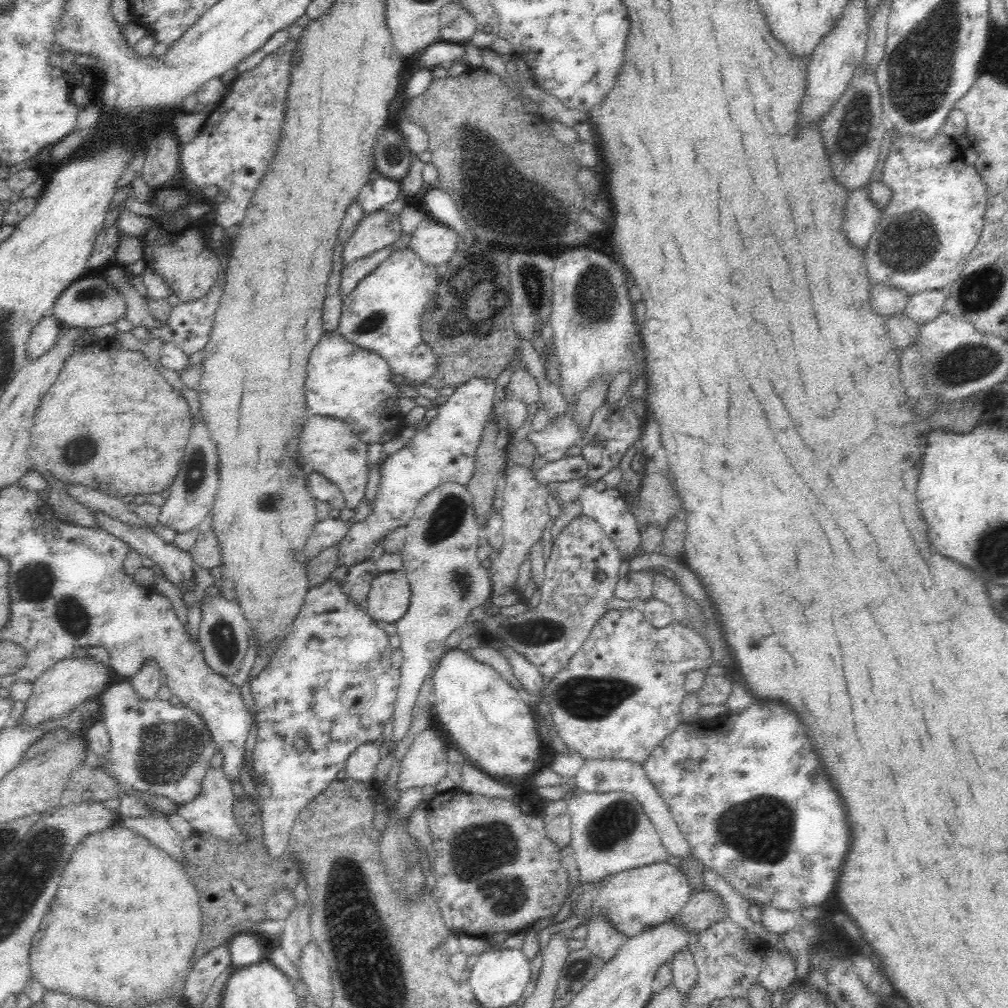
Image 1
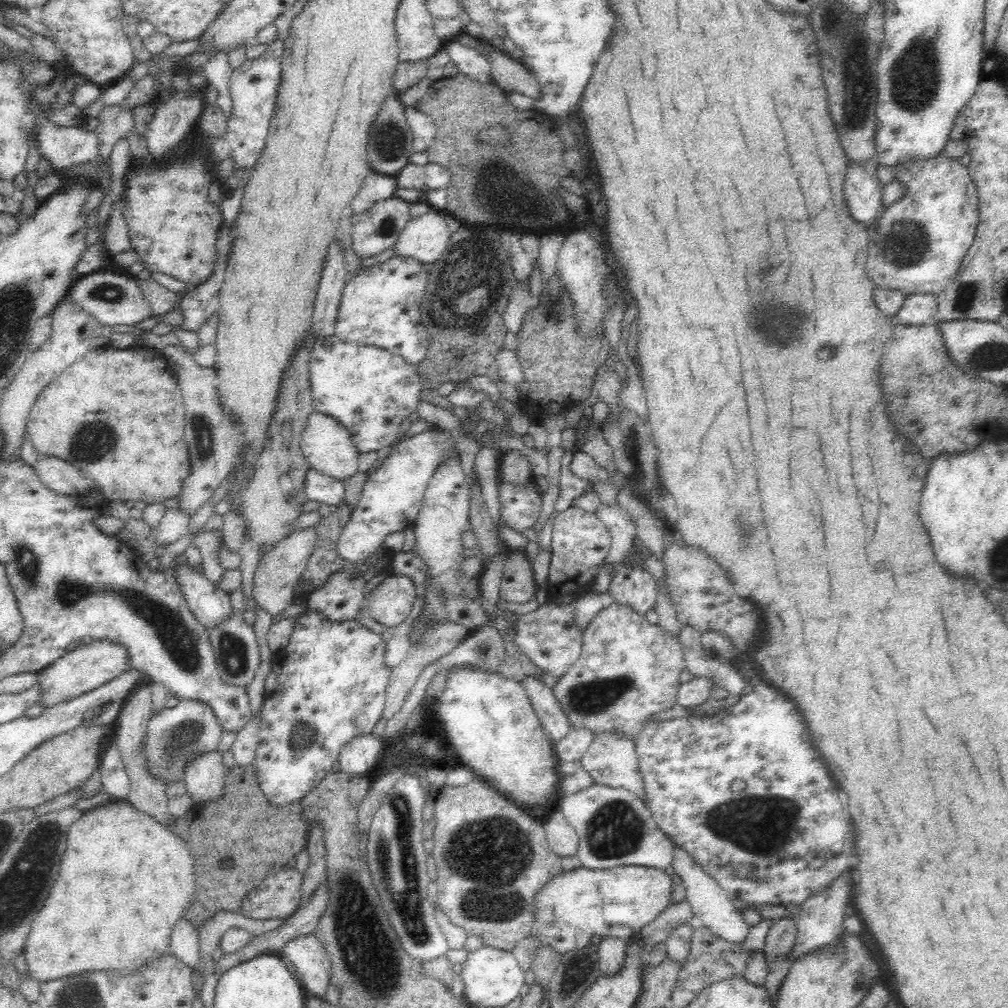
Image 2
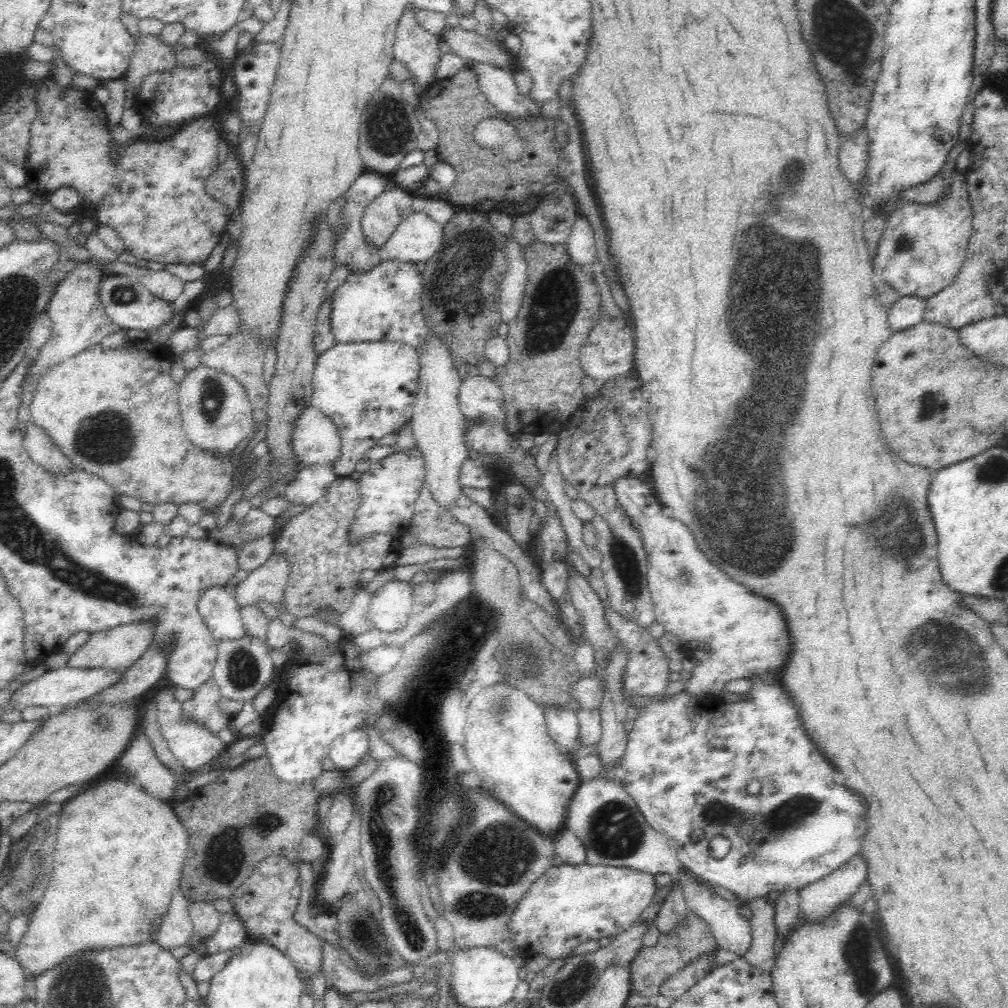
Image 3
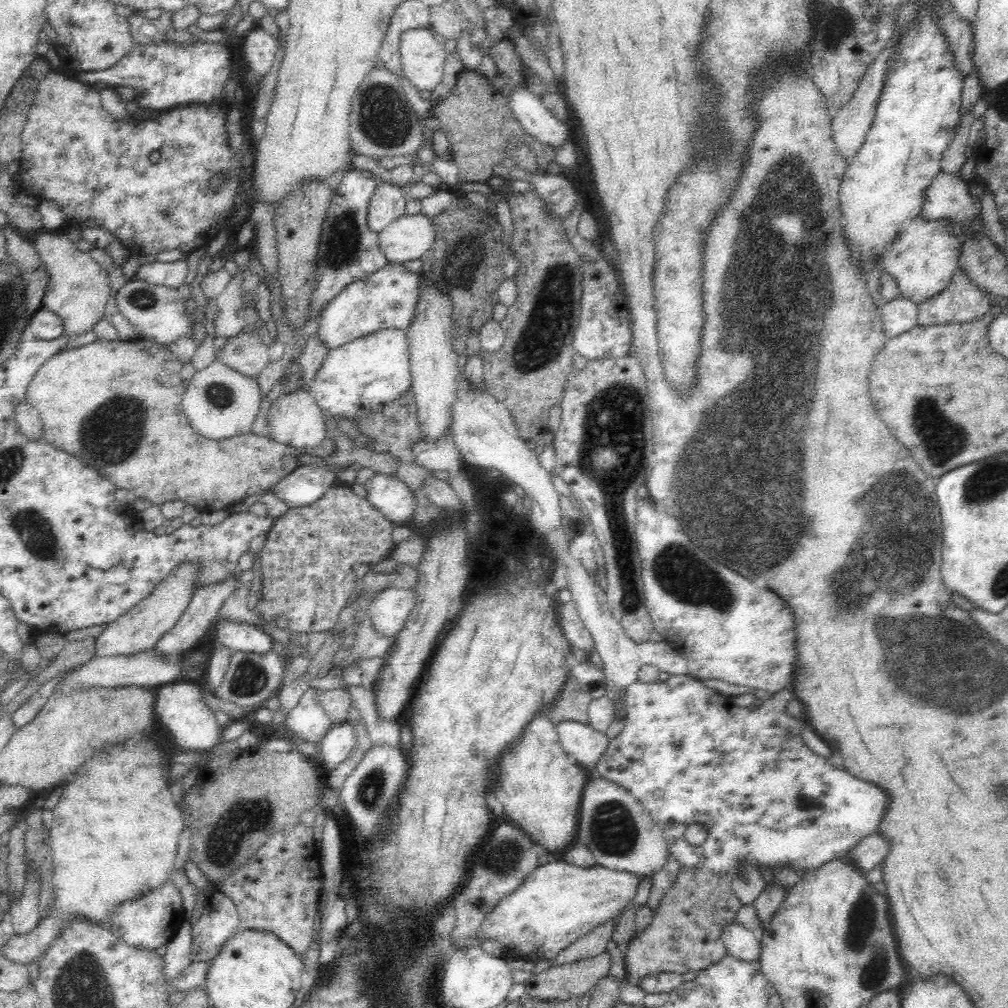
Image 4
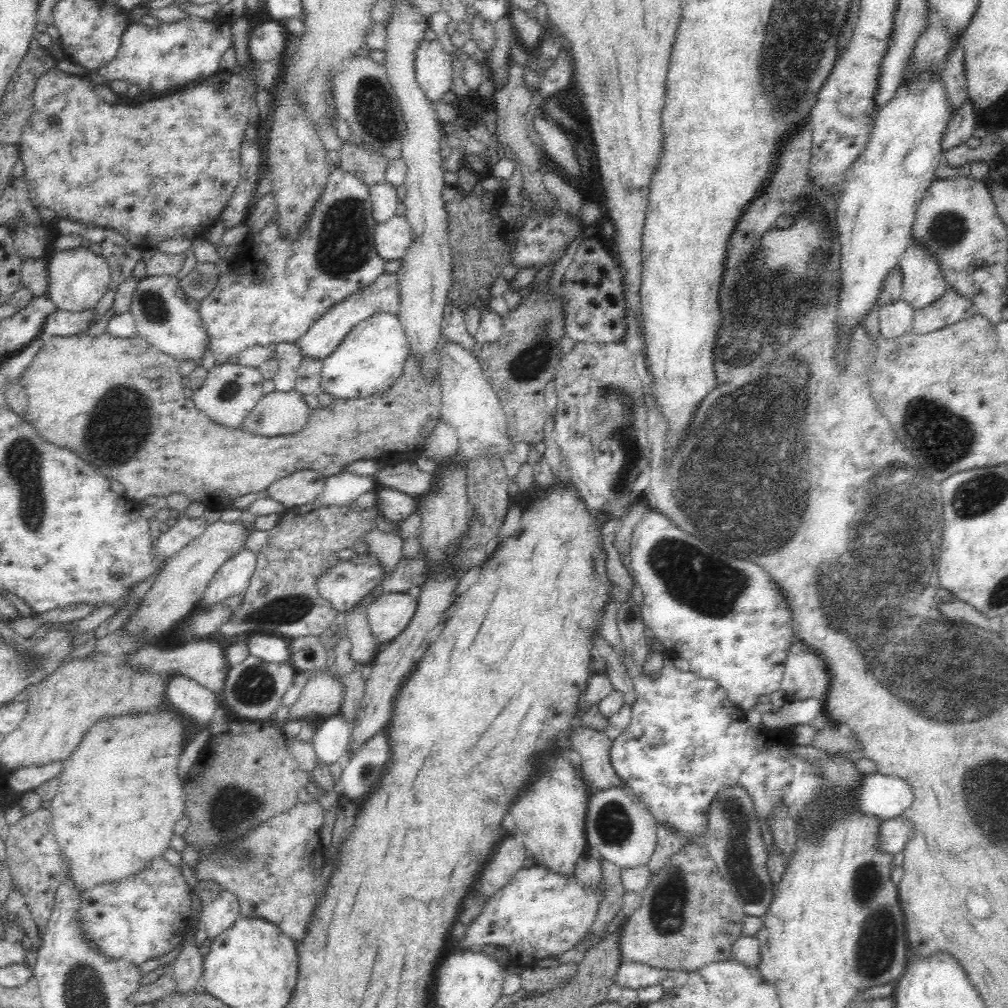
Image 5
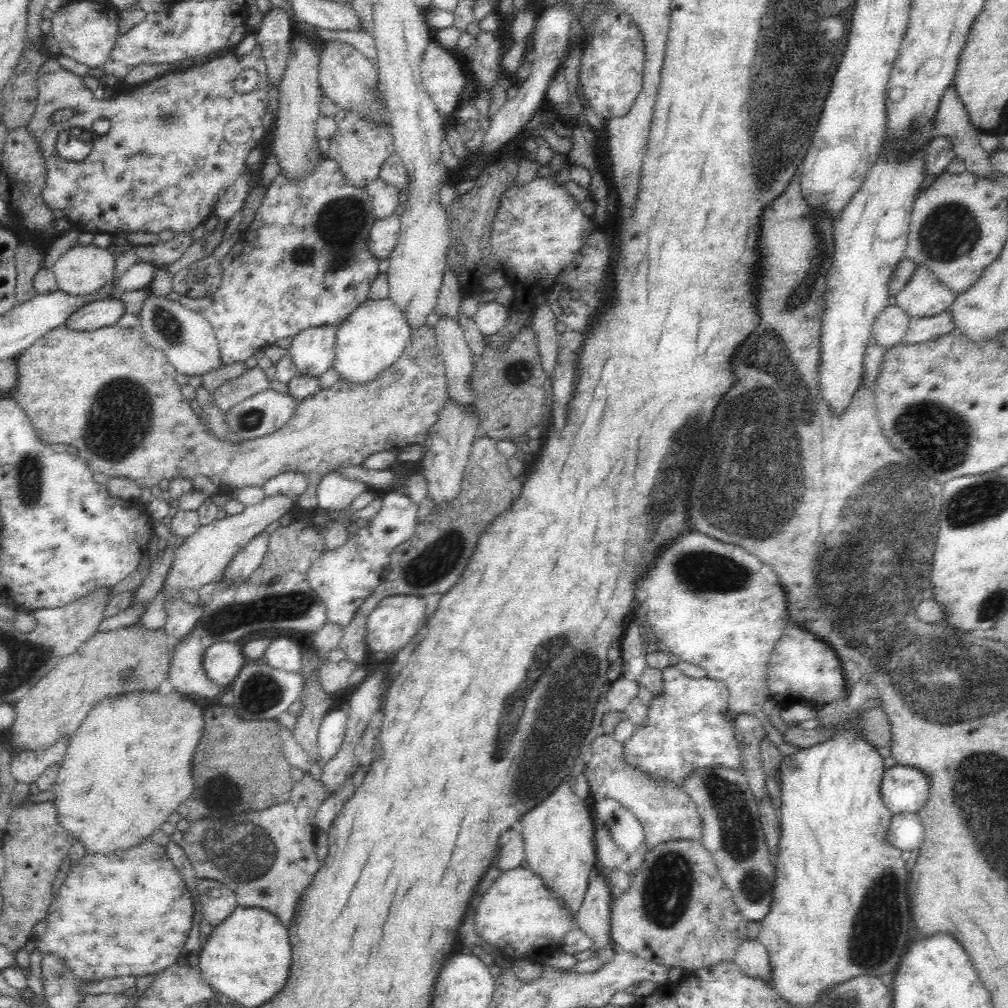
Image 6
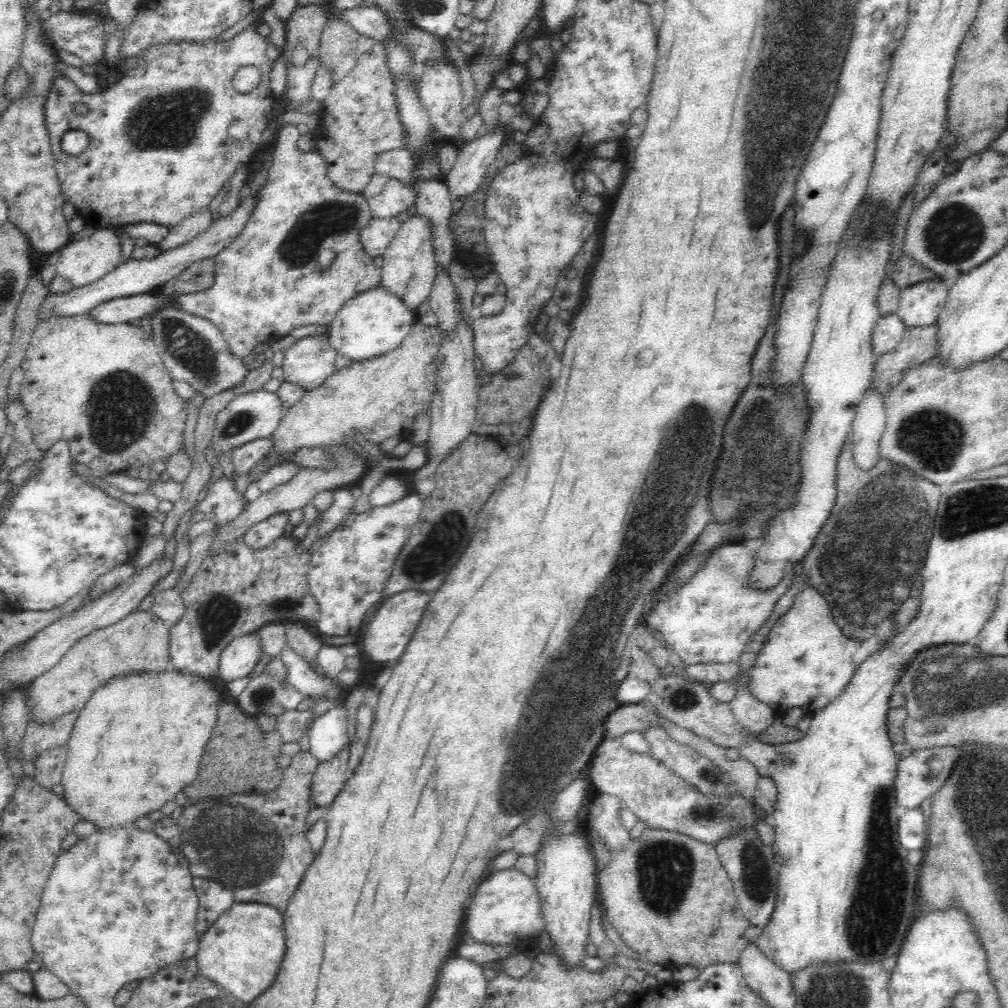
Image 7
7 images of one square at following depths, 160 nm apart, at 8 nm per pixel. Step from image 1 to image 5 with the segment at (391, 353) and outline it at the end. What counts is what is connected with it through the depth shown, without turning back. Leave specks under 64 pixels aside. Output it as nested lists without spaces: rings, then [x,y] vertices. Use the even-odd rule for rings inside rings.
[[[384,272],[374,282],[370,282],[368,286],[356,290],[354,294],[346,296],[340,302],[334,304],[332,308],[328,308],[322,316],[311,324],[308,332],[304,333],[297,340],[297,347],[300,349],[302,356],[310,356],[323,360],[326,356],[330,356],[338,345],[347,337],[347,334],[363,320],[375,315],[376,313],[392,313],[398,314],[400,308],[400,287],[397,273]]]

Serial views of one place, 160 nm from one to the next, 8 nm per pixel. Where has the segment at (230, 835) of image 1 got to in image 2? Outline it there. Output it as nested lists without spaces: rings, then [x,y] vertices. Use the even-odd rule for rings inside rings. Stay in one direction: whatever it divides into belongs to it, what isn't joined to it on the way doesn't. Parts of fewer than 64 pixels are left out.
[[[214,750],[196,758],[185,770],[186,795],[192,797],[192,807],[203,807],[223,795],[225,767],[222,753]]]

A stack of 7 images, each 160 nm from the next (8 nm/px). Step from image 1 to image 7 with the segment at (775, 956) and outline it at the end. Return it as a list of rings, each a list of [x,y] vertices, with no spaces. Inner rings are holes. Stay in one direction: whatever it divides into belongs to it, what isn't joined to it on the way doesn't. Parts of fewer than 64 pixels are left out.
[[[911,808],[905,815],[899,818],[898,840],[907,851],[920,850],[928,841],[928,827],[924,824],[922,809]]]

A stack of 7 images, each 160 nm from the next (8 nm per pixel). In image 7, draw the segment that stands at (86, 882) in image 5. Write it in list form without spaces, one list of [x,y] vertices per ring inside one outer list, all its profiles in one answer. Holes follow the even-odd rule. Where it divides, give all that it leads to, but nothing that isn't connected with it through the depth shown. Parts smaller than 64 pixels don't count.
[[[166,671],[163,673],[130,673],[129,675],[112,677],[92,693],[88,704],[77,715],[66,744],[67,758],[64,762],[60,782],[63,787],[64,801],[80,815],[80,820],[94,822],[98,830],[133,826],[136,819],[147,817],[150,813],[160,810],[167,802],[174,801],[178,792],[183,792],[184,788],[196,780],[206,743],[210,740],[212,730],[216,726],[216,709],[219,706],[220,690],[216,684],[213,684],[213,681],[202,679],[196,675],[188,675],[188,673],[178,673],[178,671],[172,673],[166,673]]]

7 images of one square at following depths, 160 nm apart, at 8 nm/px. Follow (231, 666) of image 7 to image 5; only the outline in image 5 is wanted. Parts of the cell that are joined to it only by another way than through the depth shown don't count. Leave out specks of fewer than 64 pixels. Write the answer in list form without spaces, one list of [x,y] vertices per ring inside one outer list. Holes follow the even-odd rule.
[[[211,640],[185,642],[184,646],[178,648],[160,647],[156,644],[145,644],[142,648],[124,655],[124,665],[130,669],[146,673],[154,673],[168,679],[172,675],[184,675],[190,680],[204,686],[214,695],[219,697],[221,702],[221,691],[226,680],[226,674],[230,666],[226,663],[224,650],[218,642]]]

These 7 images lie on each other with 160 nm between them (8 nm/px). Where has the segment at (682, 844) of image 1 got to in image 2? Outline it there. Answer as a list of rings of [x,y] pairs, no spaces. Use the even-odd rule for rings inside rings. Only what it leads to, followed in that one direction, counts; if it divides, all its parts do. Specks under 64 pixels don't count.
[[[616,733],[596,735],[580,761],[582,769],[592,777],[592,783],[602,784],[612,788],[624,788],[636,795],[636,797],[647,806],[644,779],[639,769],[635,744],[632,739],[620,737],[620,735],[616,735]],[[670,838],[672,849],[672,866],[675,873],[682,878],[686,887],[686,901],[692,905],[698,924],[706,926],[713,934],[732,943],[742,943],[747,938],[751,928],[742,918],[741,912],[734,908],[734,900],[721,889],[721,886],[686,852]]]

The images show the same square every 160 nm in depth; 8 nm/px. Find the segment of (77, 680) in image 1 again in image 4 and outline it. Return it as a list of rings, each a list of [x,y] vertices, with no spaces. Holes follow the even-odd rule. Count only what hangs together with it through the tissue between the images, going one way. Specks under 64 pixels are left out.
[[[182,564],[170,573],[162,583],[145,596],[131,611],[124,613],[114,622],[105,625],[96,637],[94,656],[128,656],[146,652],[153,648],[158,639],[166,634],[188,608],[194,592],[194,582],[198,578],[199,568],[193,564]]]

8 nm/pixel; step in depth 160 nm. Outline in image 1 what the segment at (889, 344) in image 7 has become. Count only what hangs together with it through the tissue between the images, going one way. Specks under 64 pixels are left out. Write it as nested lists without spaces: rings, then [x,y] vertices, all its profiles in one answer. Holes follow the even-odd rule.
[[[949,287],[936,290],[924,291],[909,297],[907,305],[903,310],[916,324],[924,324],[934,320],[936,316],[943,313],[944,303],[949,294]]]

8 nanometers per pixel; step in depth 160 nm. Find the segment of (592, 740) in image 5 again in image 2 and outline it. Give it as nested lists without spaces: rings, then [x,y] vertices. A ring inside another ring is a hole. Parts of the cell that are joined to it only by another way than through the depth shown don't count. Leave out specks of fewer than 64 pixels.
[[[531,674],[524,676],[518,682],[526,691],[532,707],[536,711],[538,720],[549,738],[552,741],[563,739],[571,729],[570,721],[568,721],[566,713],[562,711],[560,704],[556,701],[550,684],[538,680]]]

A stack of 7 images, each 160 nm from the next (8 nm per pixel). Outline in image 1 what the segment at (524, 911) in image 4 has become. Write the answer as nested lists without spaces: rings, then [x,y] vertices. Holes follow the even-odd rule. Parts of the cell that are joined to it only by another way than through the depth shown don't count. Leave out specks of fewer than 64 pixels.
[[[664,861],[617,872],[593,885],[578,885],[570,898],[576,915],[584,914],[584,924],[596,914],[602,913],[628,938],[672,920],[682,912],[693,894],[688,877],[680,867]]]

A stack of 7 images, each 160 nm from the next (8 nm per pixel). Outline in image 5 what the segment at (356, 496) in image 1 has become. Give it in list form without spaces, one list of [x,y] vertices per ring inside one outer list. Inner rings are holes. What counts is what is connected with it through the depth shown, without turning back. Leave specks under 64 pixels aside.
[[[296,390],[273,391],[263,396],[244,417],[241,430],[272,438],[300,434],[311,413],[305,397]]]

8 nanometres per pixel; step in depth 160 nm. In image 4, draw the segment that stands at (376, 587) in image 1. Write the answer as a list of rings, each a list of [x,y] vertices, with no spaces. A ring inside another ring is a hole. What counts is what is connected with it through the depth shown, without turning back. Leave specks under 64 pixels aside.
[[[389,586],[373,596],[368,616],[376,632],[384,636],[396,636],[415,604],[416,595],[410,588]]]

